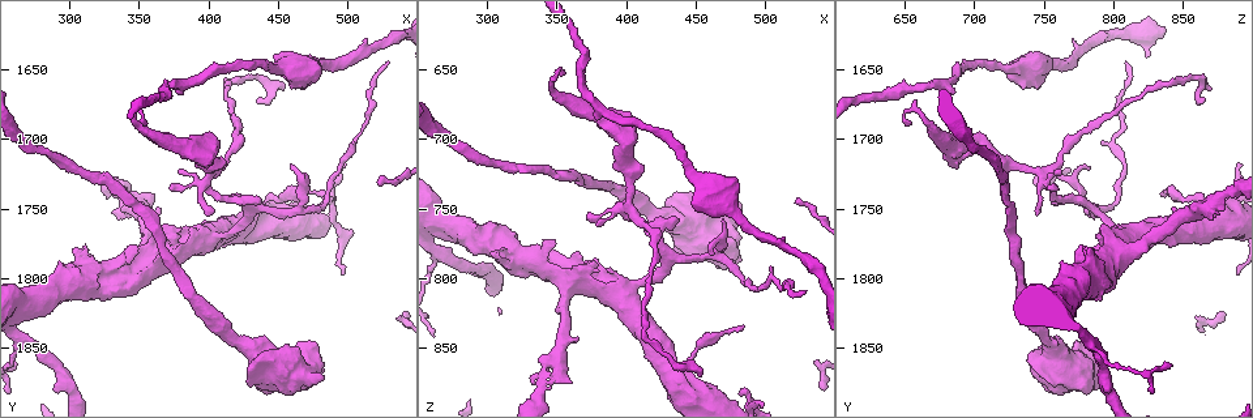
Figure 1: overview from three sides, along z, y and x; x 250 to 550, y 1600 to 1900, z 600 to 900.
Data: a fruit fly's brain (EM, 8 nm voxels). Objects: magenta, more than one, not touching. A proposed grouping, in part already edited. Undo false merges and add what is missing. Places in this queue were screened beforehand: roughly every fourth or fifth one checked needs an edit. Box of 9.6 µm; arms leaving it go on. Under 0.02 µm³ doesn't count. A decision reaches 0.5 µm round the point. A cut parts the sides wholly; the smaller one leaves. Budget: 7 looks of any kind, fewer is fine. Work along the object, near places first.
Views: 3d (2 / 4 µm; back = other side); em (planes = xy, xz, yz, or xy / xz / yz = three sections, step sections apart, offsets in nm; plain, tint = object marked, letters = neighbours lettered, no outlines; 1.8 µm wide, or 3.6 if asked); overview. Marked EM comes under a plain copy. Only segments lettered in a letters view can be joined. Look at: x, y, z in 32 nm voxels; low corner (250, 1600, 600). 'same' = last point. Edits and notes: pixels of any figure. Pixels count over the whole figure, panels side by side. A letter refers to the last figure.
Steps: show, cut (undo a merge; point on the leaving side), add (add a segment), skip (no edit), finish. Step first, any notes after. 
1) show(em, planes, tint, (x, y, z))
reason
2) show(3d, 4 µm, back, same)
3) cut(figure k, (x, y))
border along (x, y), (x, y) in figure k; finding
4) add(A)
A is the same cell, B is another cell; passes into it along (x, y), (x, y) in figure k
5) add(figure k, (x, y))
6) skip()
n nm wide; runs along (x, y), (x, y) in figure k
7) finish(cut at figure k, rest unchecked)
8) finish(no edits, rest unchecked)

show(em, xz, step 8, tint, (400, 1754, 744))
an open end

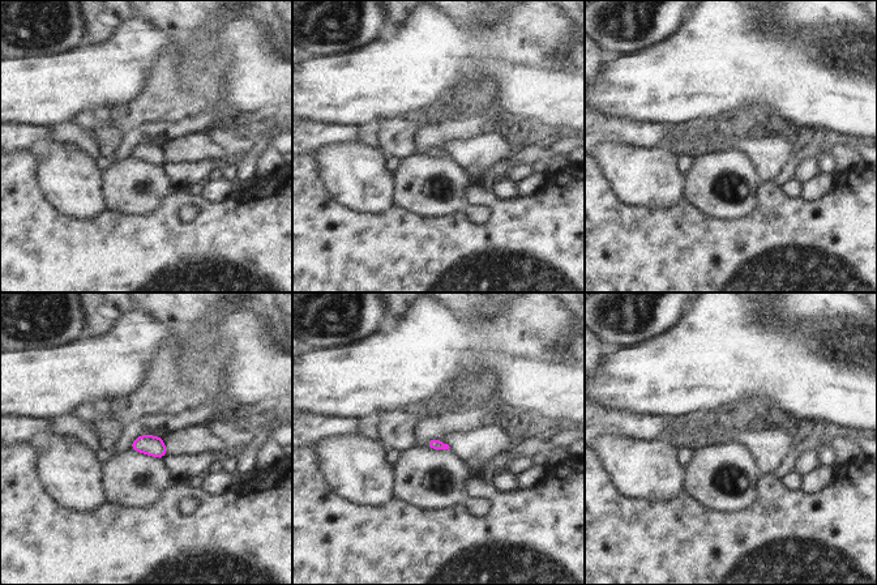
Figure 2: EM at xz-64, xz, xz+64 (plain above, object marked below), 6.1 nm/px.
show(em, planes, letters, same)

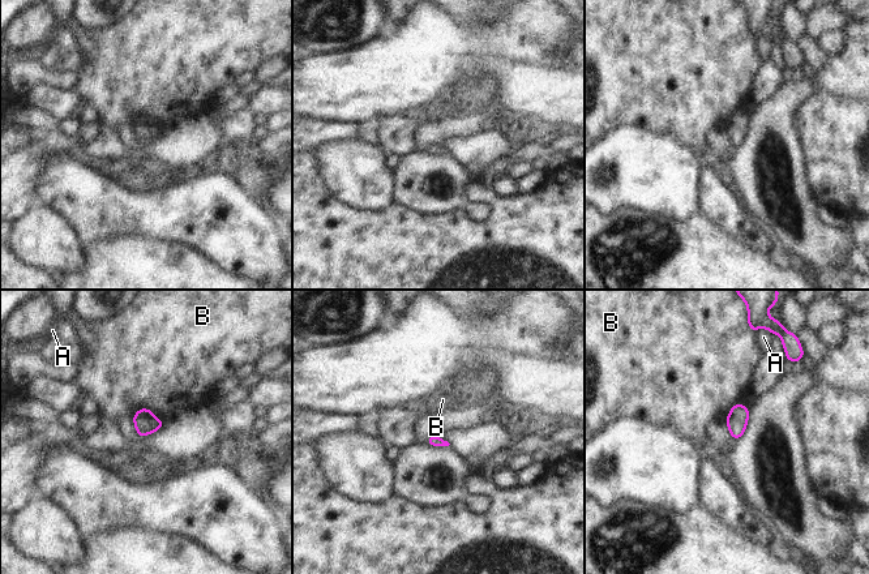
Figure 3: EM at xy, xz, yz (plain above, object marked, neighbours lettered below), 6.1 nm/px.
skip()
A and B are other cells; none of them fits

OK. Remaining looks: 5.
show(em, 3.6 µm, xz, step 8, letters, (428, 1848, 756))
calibre changes

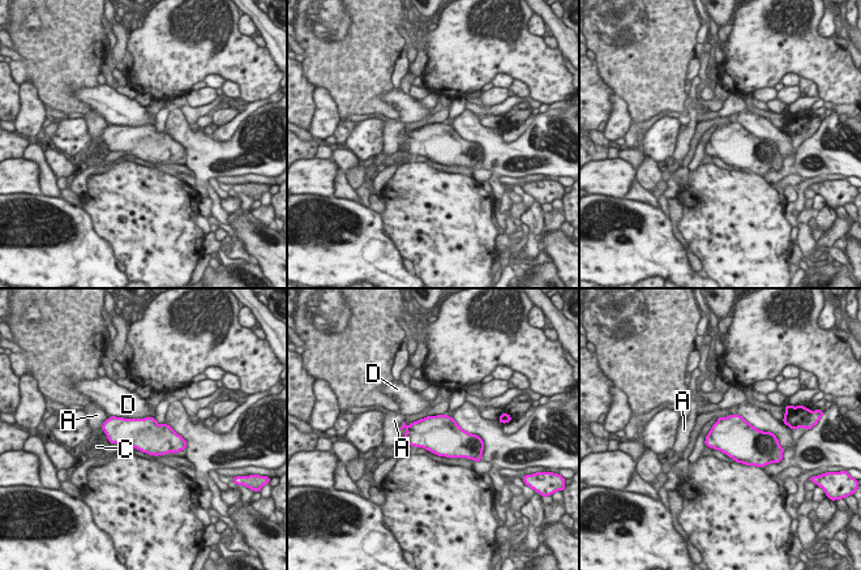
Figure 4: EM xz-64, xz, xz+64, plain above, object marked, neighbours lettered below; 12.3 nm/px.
skip()
420 nm wide; A, C and D are other cells; border along (110, 415), (120, 418), (153, 418) in figure 4; one neuron here

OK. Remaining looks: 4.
show(em, planes, letters, (452, 1666, 868))
an open end

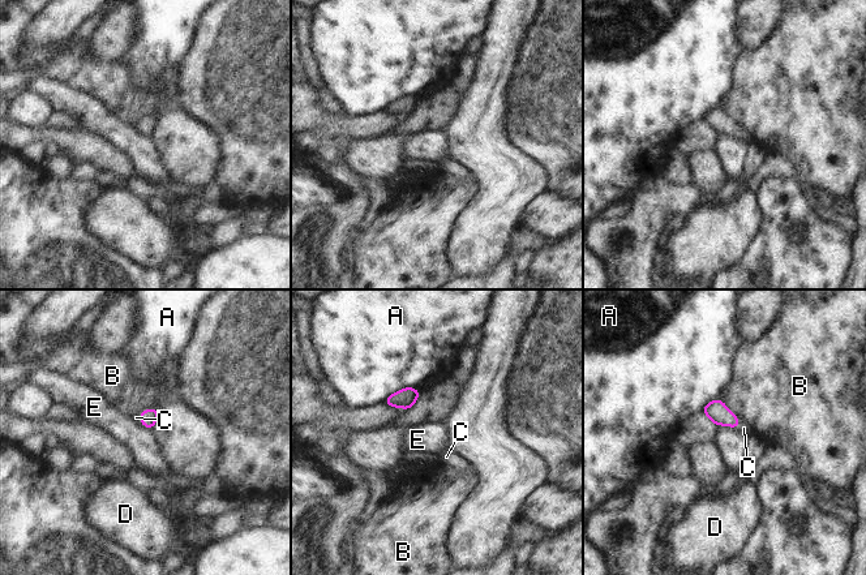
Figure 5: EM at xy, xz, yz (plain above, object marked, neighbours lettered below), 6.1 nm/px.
add(C)
C is the same cell, A, B, D and E are other cells; passes into it along (719, 413), (738, 424), (744, 428) in figure 5; the neuron continues

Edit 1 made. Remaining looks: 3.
finish(add at figure 5, rest unchecked)

